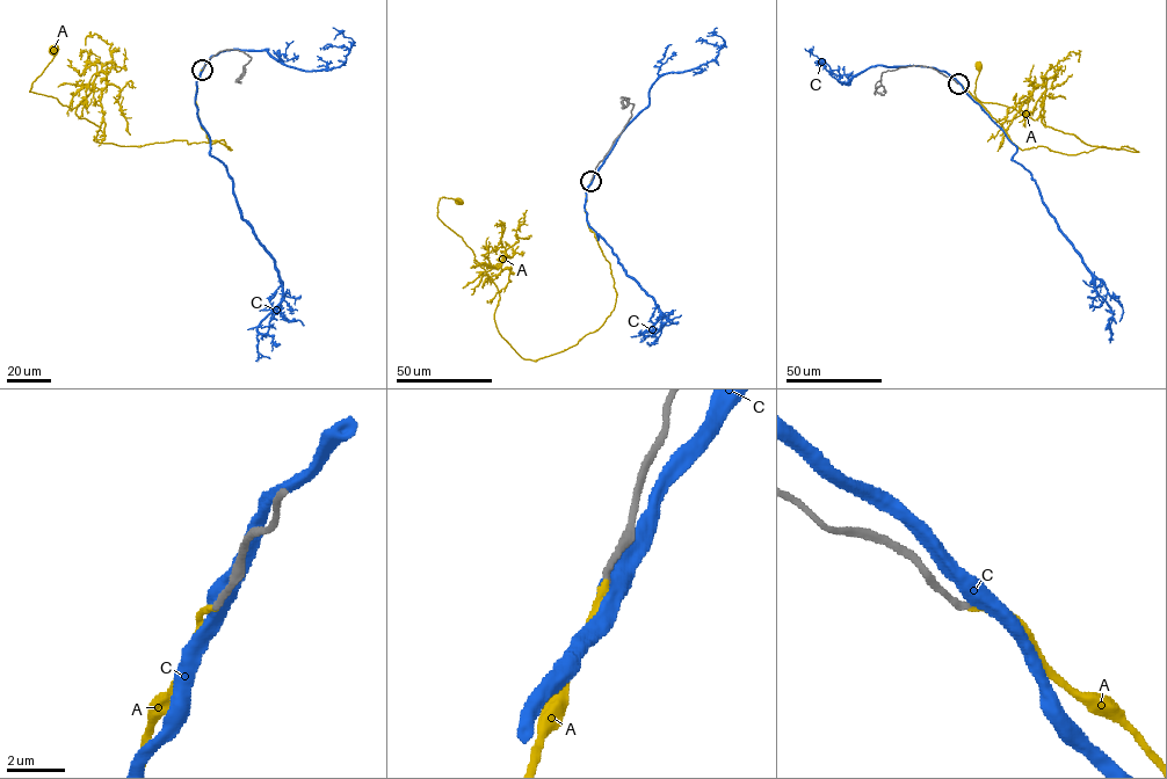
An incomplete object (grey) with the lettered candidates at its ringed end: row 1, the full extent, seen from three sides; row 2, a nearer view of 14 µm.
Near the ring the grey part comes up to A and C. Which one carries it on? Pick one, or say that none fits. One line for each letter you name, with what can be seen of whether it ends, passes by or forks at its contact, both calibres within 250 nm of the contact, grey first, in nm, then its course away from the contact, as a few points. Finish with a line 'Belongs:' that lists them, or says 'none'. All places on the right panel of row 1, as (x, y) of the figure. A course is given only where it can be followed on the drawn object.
A: it ends there; 240 nm thick on the grey side, 200 nm on the other; it runs (958, 84), (1021, 150), (1138, 151), (1091, 145), (1045, 126), (1042, 116), (980, 102), (978, 66)
Belongs: A

